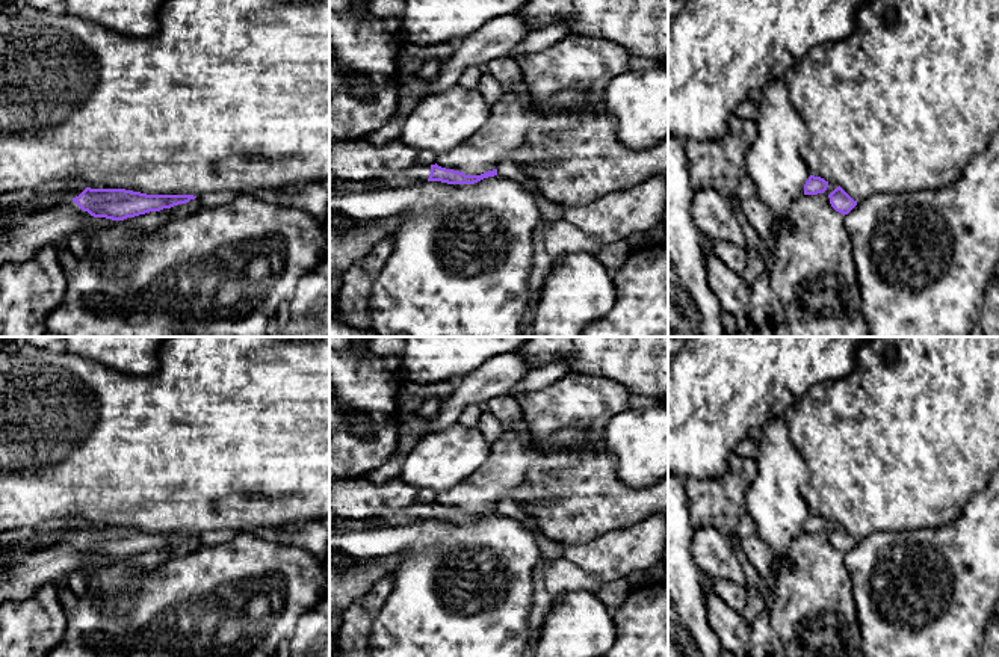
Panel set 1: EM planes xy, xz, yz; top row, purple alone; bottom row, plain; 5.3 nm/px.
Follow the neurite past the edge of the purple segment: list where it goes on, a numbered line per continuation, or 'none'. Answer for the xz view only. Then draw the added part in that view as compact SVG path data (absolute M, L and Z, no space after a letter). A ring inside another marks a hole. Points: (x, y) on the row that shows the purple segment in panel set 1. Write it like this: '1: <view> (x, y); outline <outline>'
1: xz (414, 174); outline M417 165L407 169L385 171L381 177L370 180L375 187L410 187L422 181L428 181L431 165Z

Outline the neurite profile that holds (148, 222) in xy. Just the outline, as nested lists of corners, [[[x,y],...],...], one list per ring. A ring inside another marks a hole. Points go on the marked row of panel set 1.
[[[163,208],[160,211],[150,211],[131,217],[128,231],[133,236],[153,233],[163,227],[165,224],[168,224],[169,221],[171,221],[169,208]]]

